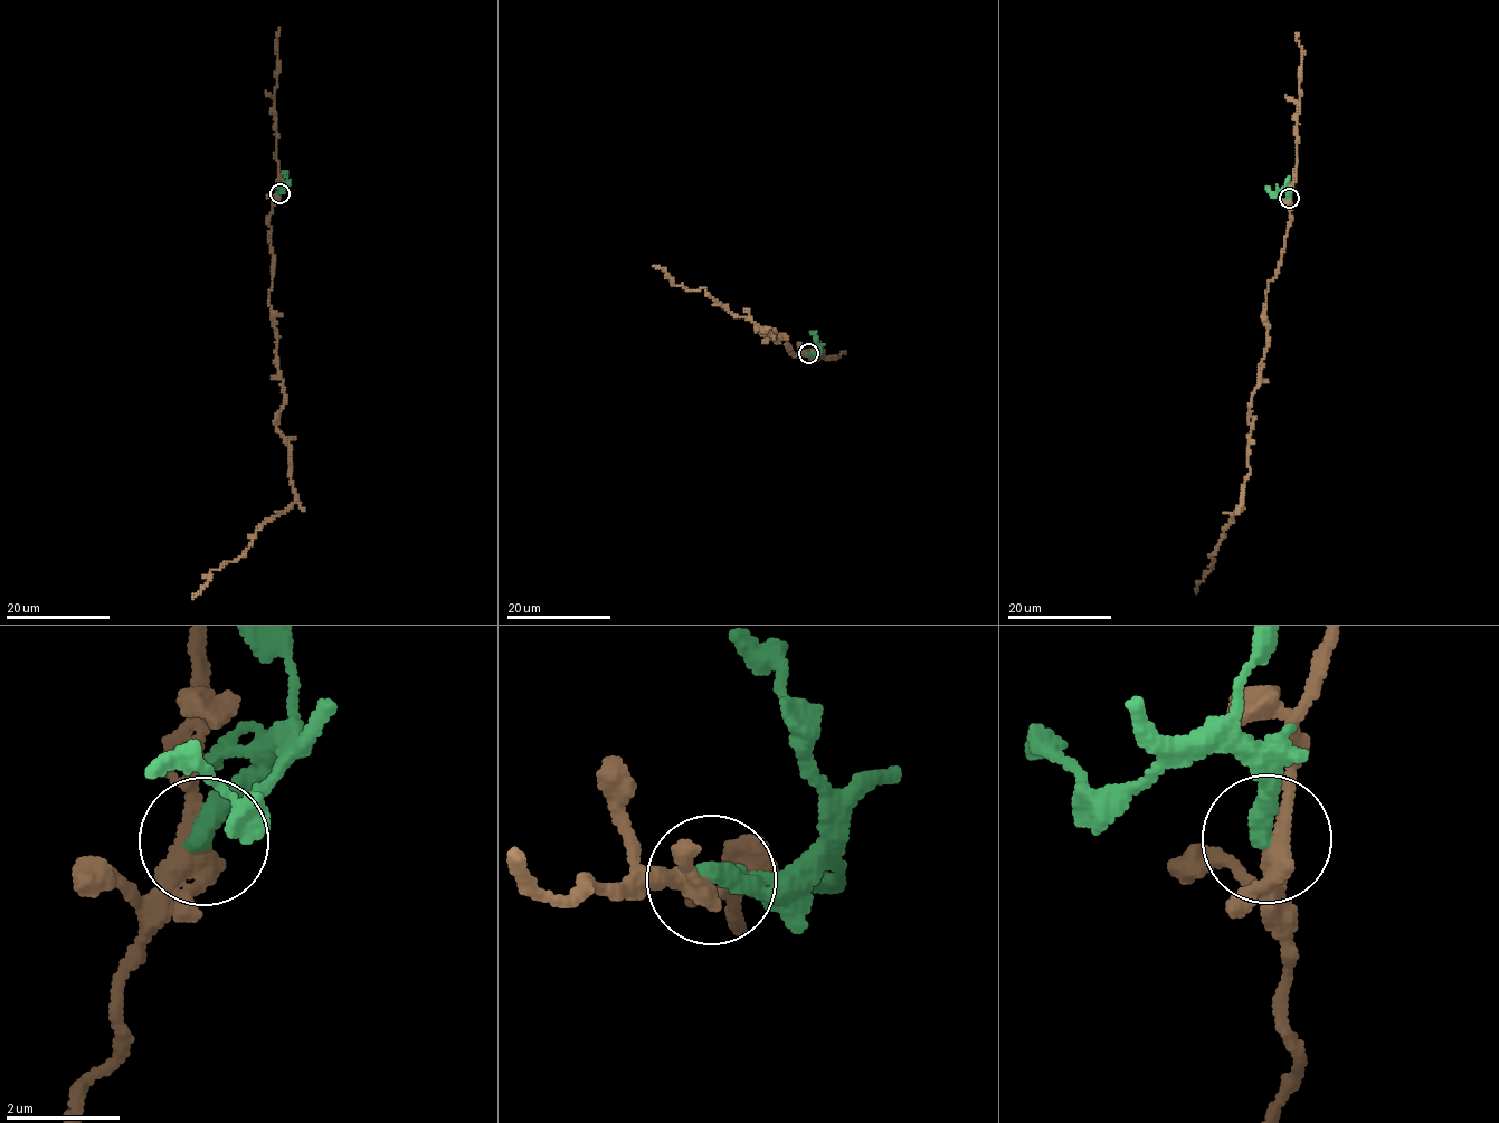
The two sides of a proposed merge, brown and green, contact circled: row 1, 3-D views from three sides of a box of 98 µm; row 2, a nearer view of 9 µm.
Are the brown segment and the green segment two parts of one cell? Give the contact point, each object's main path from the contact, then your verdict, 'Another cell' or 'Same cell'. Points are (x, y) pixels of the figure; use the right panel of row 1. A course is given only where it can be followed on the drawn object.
Place: (1289, 198). Course of brown: (1289, 198), (1279, 269), (1265, 295), (1268, 348), (1251, 399), (1248, 477), (1195, 592). Course of green: (1288, 198), (1283, 190), (1267, 191). Another cell

